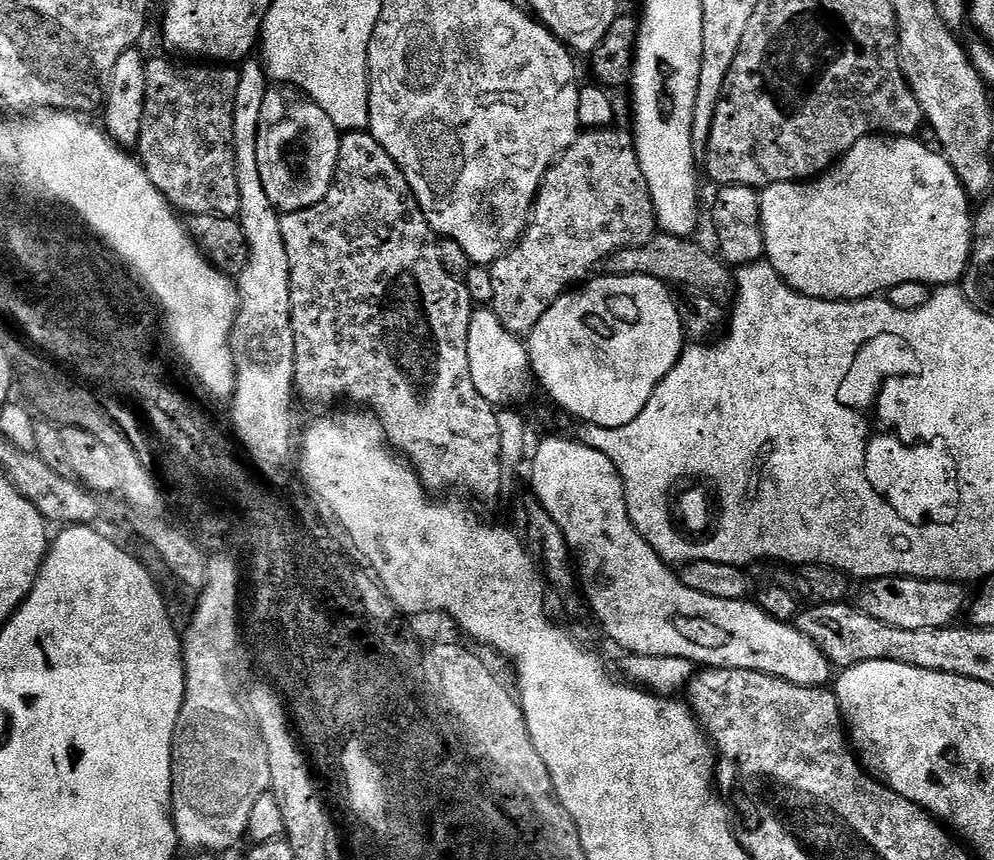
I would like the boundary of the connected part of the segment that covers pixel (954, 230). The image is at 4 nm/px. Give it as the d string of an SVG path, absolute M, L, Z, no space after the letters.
M873 134L866 138L862 138L843 158L836 161L827 172L811 180L793 182L791 184L772 184L768 188L763 189L763 191L760 192L760 209L762 210L762 230L764 231L764 255L767 263L772 264L774 270L778 270L780 277L782 277L794 291L801 292L803 296L818 298L819 300L866 300L869 298L876 298L881 294L887 294L892 288L900 286L902 283L906 282L920 282L929 286L952 286L957 282L963 281L972 258L972 243L974 241L974 208L971 208L971 206L968 205L968 203L970 203L970 197L968 193L964 191L962 182L958 178L956 171L952 169L950 161L937 151L935 147L932 148L927 148L927 146L920 141L920 138Z

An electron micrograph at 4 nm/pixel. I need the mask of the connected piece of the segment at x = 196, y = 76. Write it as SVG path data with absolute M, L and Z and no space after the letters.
M160 56L146 63L146 106L138 145L138 159L146 174L172 201L173 208L192 216L240 215L240 190L234 154L234 100L238 98L239 71L220 62L179 64Z

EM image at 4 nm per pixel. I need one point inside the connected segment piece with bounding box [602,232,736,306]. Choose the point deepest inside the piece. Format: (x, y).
(678, 260)

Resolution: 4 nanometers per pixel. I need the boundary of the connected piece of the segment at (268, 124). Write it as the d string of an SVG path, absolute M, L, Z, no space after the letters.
M269 90L266 94L266 102L262 102L262 122L258 122L258 170L262 174L262 186L266 186L266 194L270 198L270 202L281 213L297 212L303 208L314 206L318 202L322 202L322 198L326 198L326 194L336 177L336 167L340 157L340 137L342 135L341 129L337 128L336 123L330 118L330 114L326 114L326 110L322 110L322 106L315 104L311 98L304 97L303 100L302 97L291 96L288 92L291 91Z

